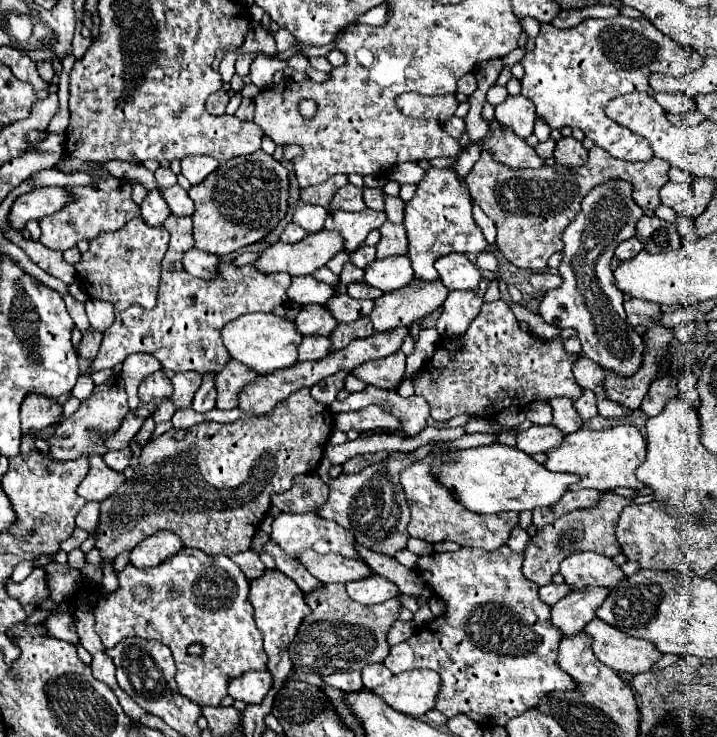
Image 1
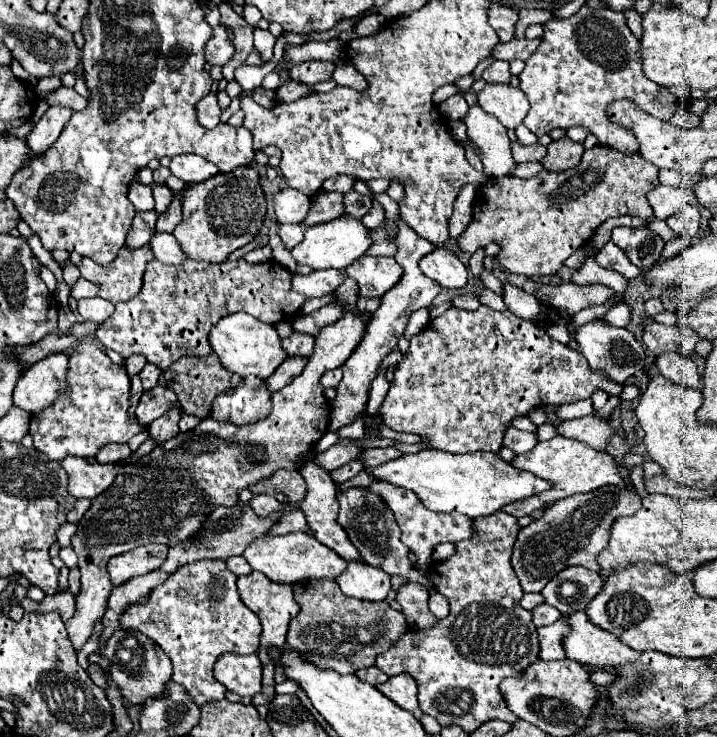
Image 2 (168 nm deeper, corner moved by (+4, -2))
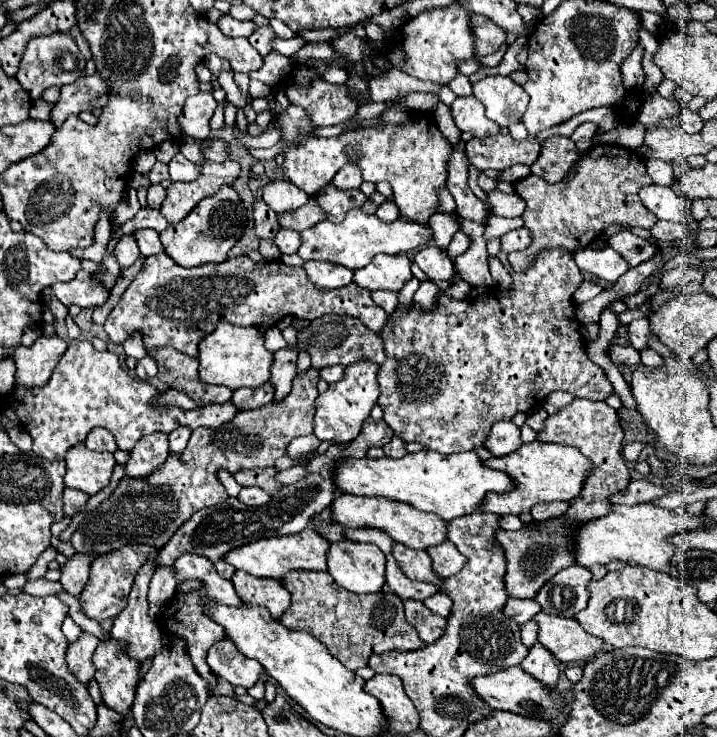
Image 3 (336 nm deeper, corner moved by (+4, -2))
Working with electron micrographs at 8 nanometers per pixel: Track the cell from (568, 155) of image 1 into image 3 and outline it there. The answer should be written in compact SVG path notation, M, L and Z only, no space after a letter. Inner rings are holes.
M552 136L546 138L542 144L542 152L538 160L530 166L532 174L544 178L546 182L560 182L568 174L568 170L578 160L578 148L570 138L564 136Z

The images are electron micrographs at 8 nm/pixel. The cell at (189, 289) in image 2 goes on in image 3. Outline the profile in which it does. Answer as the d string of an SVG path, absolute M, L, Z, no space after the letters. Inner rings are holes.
M164 254L146 258L142 270L108 314L104 330L114 344L124 344L128 336L140 332L148 352L170 346L198 358L200 340L208 336L220 320L244 326L276 326L284 316L314 320L324 314L358 318L376 334L380 334L380 328L384 328L388 320L388 314L372 304L370 292L364 292L364 288L356 284L336 290L312 288L304 268L290 268L284 262L252 262L248 256L238 256L222 264L184 268Z

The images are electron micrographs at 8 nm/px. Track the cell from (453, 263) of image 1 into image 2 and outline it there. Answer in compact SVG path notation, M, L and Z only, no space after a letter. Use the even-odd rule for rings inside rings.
M436 248L420 260L420 270L430 280L436 280L444 288L464 288L466 286L466 266L456 258L454 252L446 248Z

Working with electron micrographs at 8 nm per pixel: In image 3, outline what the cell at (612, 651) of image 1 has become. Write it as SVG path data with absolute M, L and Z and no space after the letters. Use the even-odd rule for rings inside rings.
M540 612L534 616L538 622L538 642L544 644L562 664L586 664L596 654L606 652L600 638L588 634L576 618L560 618Z

